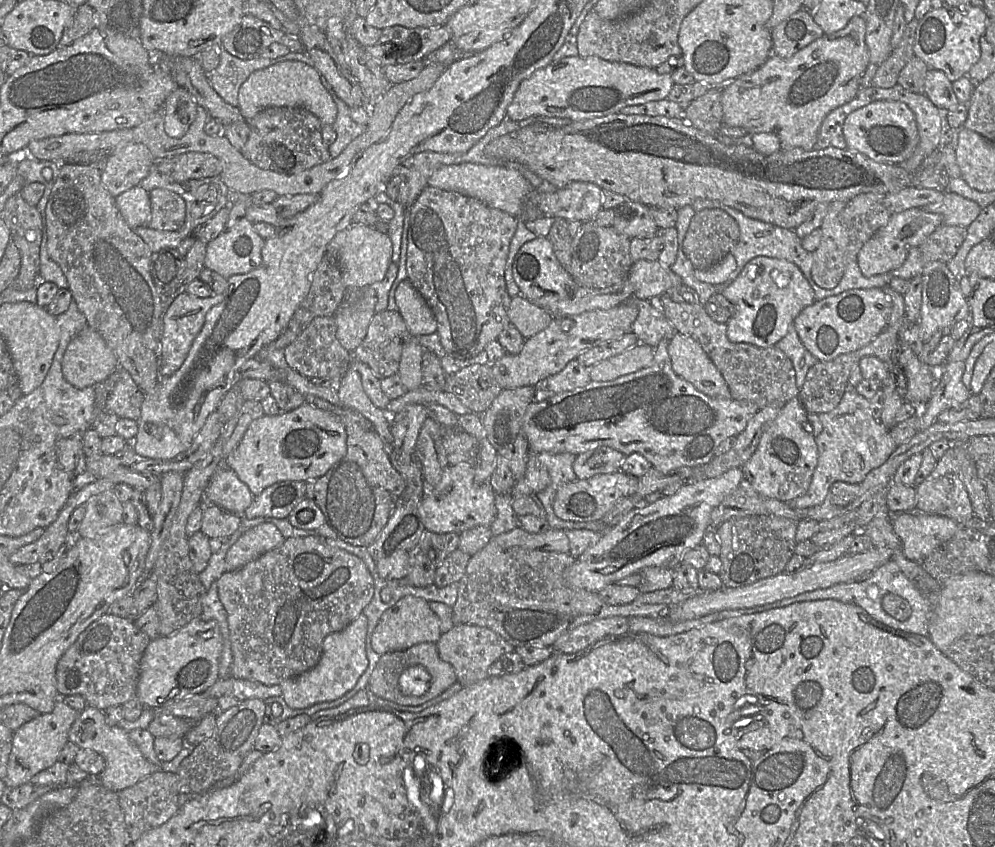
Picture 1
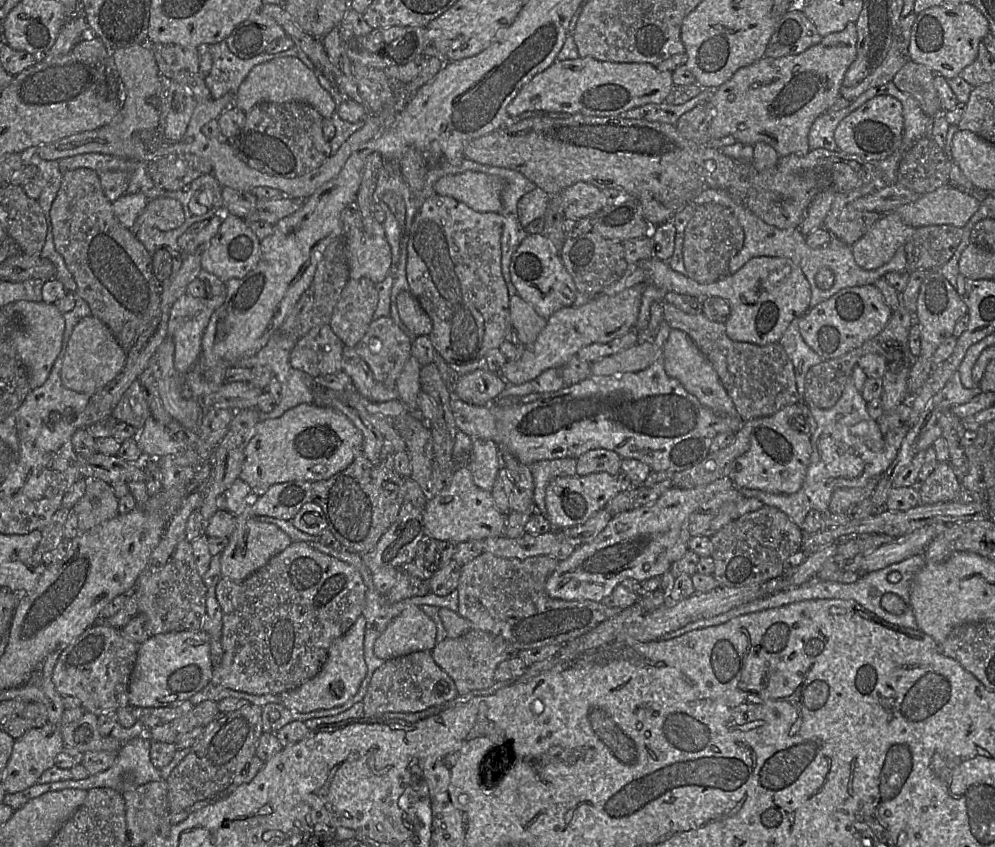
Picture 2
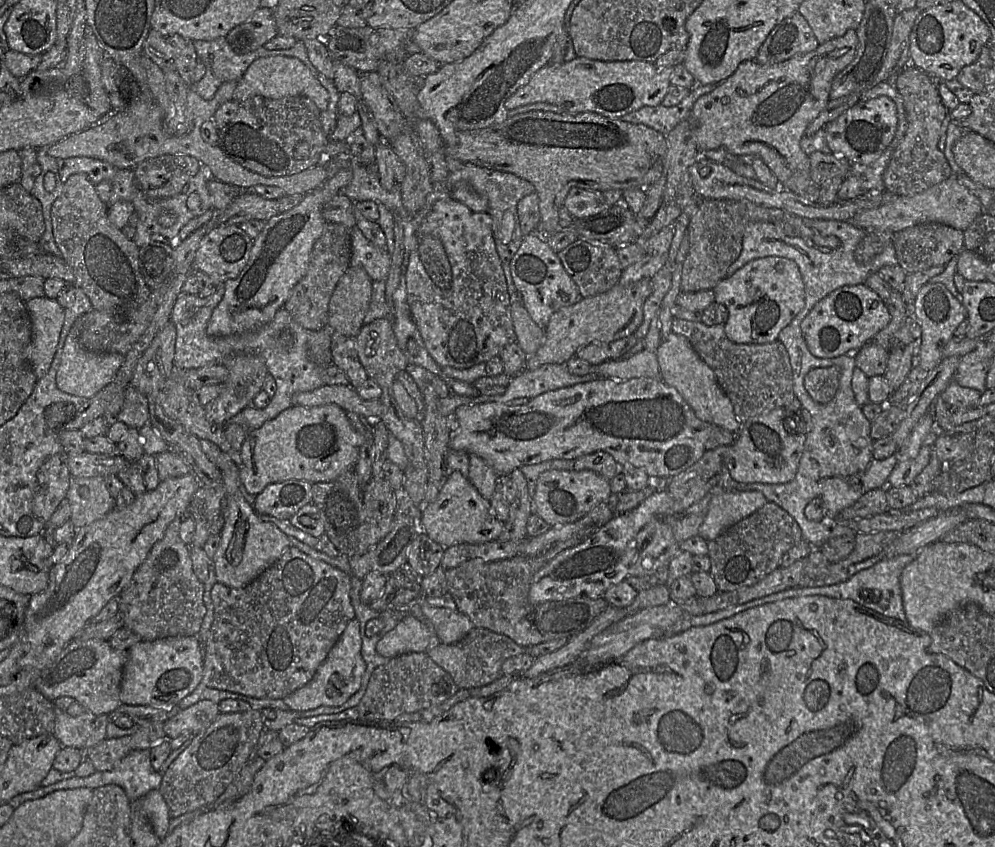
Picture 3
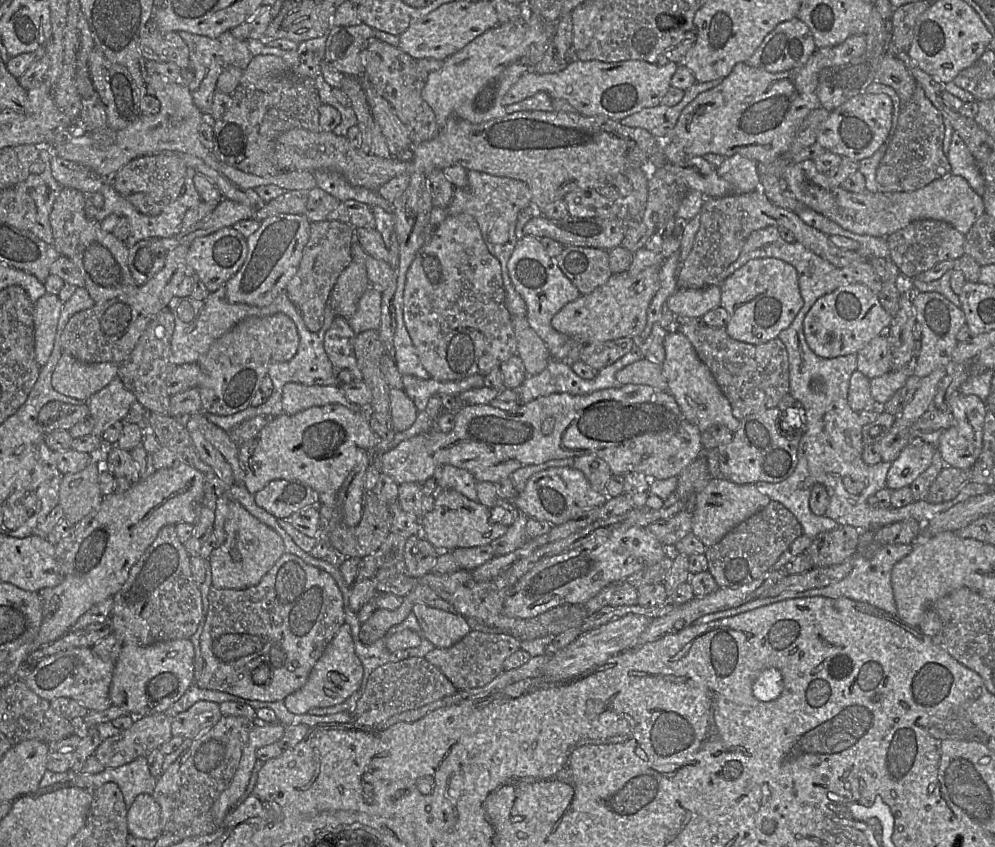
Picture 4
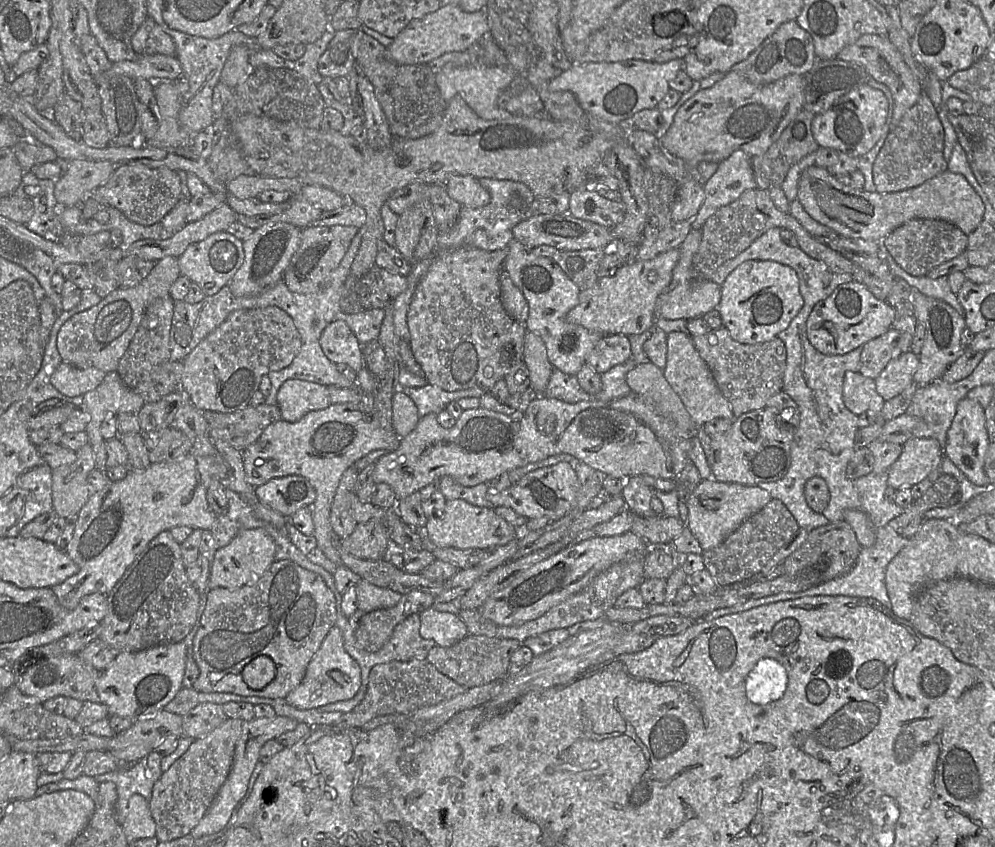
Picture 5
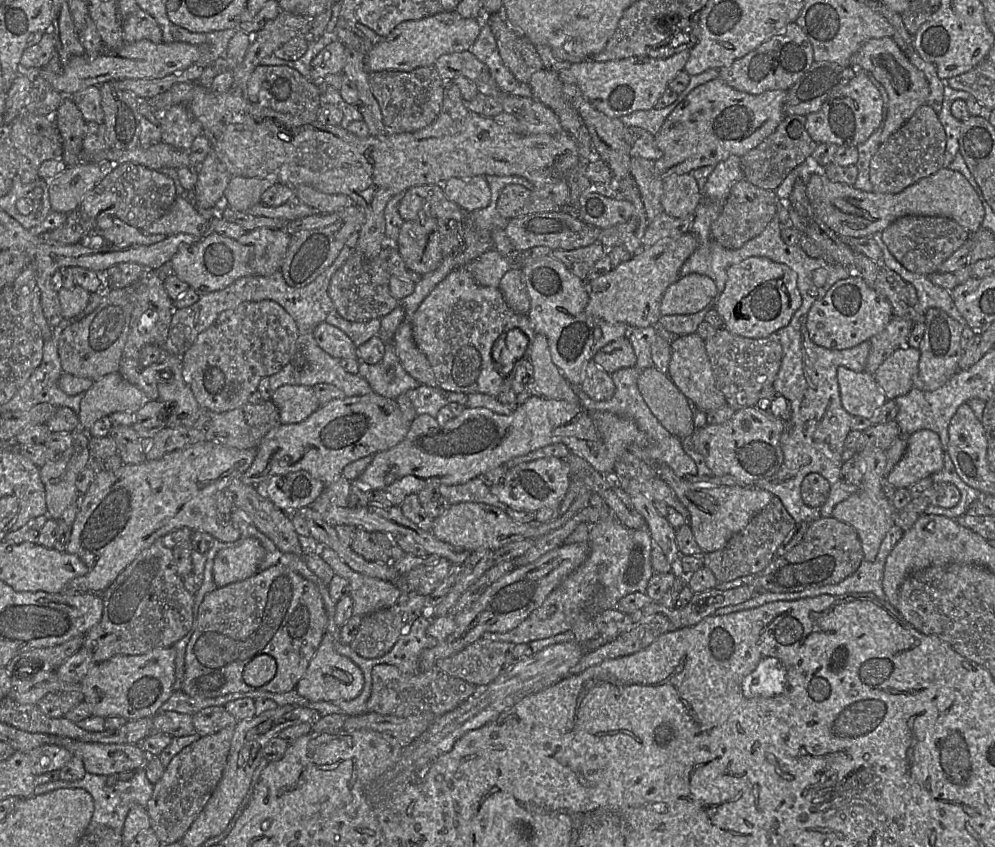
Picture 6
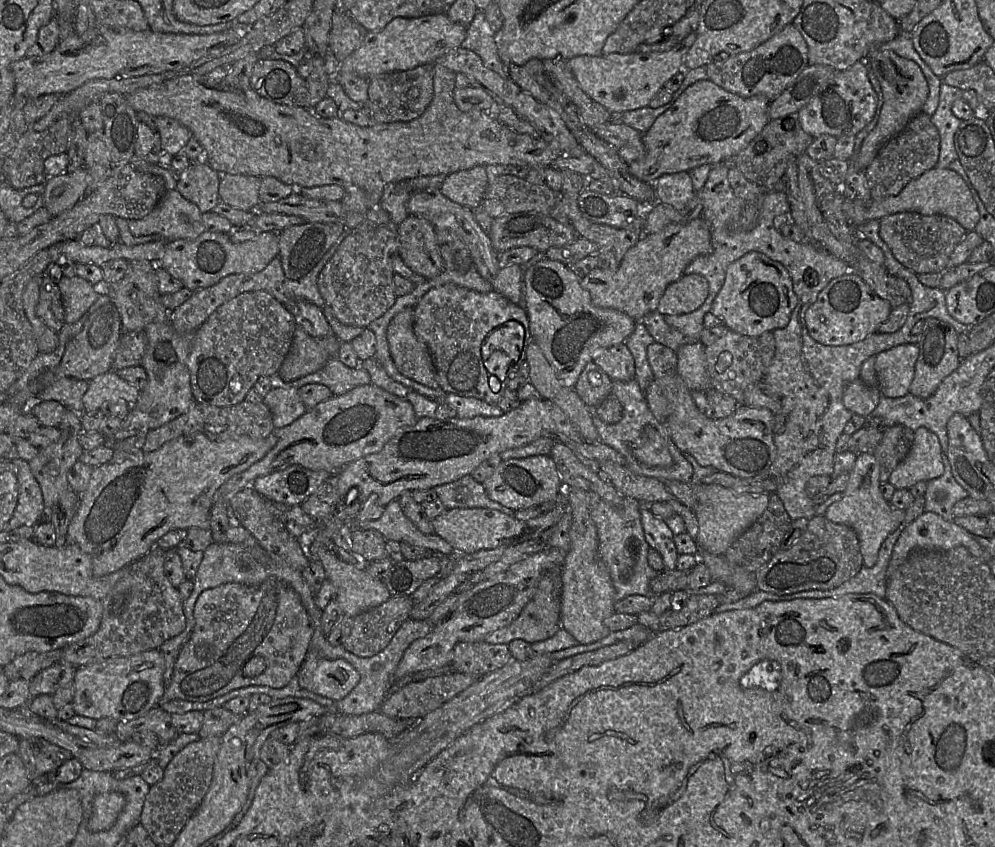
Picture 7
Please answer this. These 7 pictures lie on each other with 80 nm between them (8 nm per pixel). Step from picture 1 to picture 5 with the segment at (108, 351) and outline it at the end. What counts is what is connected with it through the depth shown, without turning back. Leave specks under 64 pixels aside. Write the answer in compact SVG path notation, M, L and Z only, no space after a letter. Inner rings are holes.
M62 361L50 381L60 393L68 397L84 396L98 387L106 374L94 367L80 369Z

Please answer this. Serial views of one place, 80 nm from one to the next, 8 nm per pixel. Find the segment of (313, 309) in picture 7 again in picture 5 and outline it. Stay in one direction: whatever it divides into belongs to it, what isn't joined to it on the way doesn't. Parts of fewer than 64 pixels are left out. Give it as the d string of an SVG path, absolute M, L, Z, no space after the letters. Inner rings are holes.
M343 320L330 322L320 337L323 353L333 363L344 363L356 373L364 367L362 345Z

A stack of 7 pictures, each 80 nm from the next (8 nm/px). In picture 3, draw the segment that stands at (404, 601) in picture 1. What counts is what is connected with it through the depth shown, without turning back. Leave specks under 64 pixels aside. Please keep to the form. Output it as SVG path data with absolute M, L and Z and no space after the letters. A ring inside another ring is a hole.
M408 614L376 644L376 651L385 658L429 650L430 633L425 624Z

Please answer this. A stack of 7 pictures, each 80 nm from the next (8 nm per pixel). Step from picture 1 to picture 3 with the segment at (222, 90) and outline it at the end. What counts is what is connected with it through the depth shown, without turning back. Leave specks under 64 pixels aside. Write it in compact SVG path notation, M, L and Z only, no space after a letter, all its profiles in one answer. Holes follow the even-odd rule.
M219 37L212 41L195 40L193 41L193 45L197 54L197 63L198 61L203 63L206 72L203 78L197 83L193 83L190 89L205 100L212 99L218 88L224 82L239 81L248 69L248 67L252 64L252 62L261 57L287 56L298 58L309 68L311 73L315 77L317 77L318 71L316 70L315 66L310 62L306 47L302 41L297 41L296 44L289 49L266 50L265 47L260 47L257 50L247 54L237 54L228 43L226 37Z

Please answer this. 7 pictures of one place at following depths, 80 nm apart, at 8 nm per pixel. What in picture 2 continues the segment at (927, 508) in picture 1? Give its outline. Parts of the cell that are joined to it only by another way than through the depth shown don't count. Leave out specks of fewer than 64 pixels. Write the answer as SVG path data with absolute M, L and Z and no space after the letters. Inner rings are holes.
M940 462L919 489L920 503L957 501L961 492L962 486L950 463Z

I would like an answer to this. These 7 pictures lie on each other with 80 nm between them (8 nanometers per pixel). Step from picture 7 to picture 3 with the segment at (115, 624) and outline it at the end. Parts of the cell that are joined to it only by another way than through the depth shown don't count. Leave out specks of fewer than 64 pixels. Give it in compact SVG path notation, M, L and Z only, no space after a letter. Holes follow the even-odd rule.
M183 518L174 519L164 536L149 551L136 569L130 583L118 595L124 626L138 634L142 641L174 636L195 636L206 614L204 583L193 571L190 546L180 538Z

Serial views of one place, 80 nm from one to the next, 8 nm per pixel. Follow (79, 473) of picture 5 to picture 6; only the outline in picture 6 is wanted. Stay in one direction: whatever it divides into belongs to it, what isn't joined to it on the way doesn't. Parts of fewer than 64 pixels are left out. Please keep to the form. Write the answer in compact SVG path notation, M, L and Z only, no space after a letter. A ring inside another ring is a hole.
M79 424L72 432L72 444L59 457L40 467L45 486L47 515L59 519L73 503L79 501L76 487L79 472L88 466L90 432Z

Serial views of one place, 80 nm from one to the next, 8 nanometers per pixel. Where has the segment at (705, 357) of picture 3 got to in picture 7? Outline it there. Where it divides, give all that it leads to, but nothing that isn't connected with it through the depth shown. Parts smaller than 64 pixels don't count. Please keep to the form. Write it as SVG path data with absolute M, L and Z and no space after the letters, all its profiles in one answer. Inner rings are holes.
M729 330L714 343L705 347L705 356L710 385L712 388L733 397L739 405L743 404L745 390L756 382L762 381L775 354L775 338L773 331L764 332L758 336L747 336Z

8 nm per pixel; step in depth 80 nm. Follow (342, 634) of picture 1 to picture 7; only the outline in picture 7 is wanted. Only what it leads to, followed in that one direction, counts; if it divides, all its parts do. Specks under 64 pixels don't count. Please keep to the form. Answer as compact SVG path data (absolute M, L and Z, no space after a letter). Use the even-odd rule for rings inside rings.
M308 653L298 675L302 688L325 698L338 701L358 684L358 671L344 659L326 659Z

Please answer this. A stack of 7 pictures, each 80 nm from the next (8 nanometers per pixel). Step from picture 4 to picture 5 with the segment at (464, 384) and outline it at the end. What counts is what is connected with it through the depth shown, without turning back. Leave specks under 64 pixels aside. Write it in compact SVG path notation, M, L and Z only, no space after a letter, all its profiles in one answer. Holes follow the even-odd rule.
M430 383L417 388L401 387L400 390L413 400L418 409L419 418L431 413L437 415L452 401L464 397L479 398L488 391L477 387L449 392Z

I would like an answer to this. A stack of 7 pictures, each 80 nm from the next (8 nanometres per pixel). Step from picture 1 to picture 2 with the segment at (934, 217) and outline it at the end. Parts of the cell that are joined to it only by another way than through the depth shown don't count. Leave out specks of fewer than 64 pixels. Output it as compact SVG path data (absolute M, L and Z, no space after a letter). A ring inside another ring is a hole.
M898 214L882 217L852 245L856 264L864 270L874 270L889 262L899 247L904 246L915 228L906 225Z

